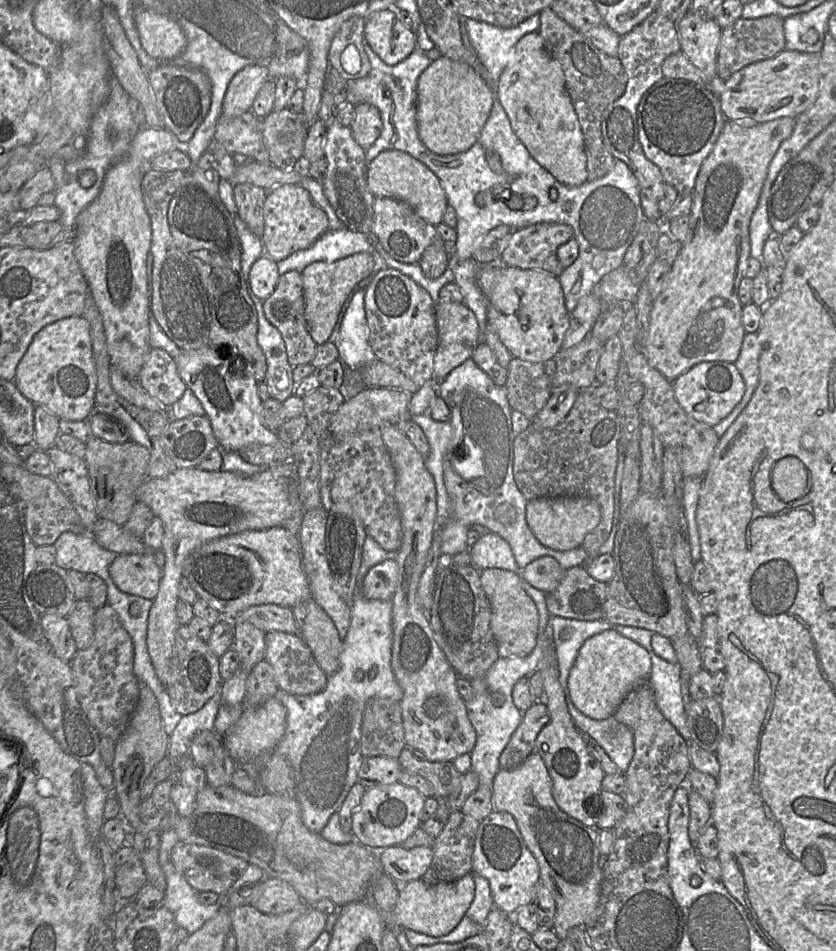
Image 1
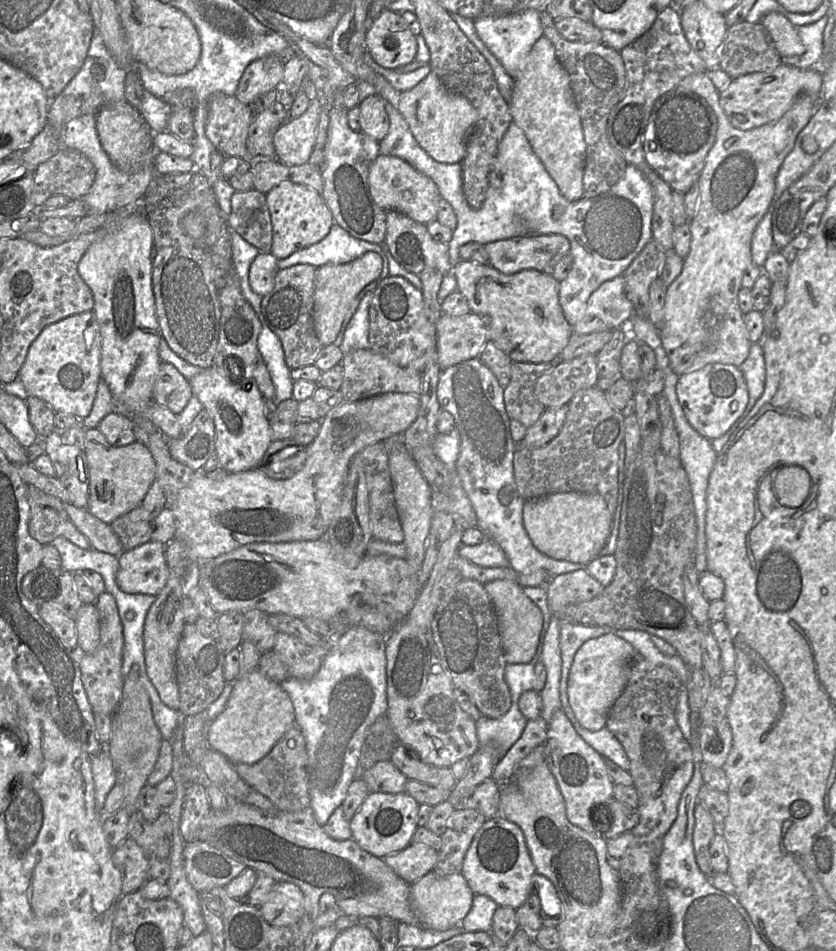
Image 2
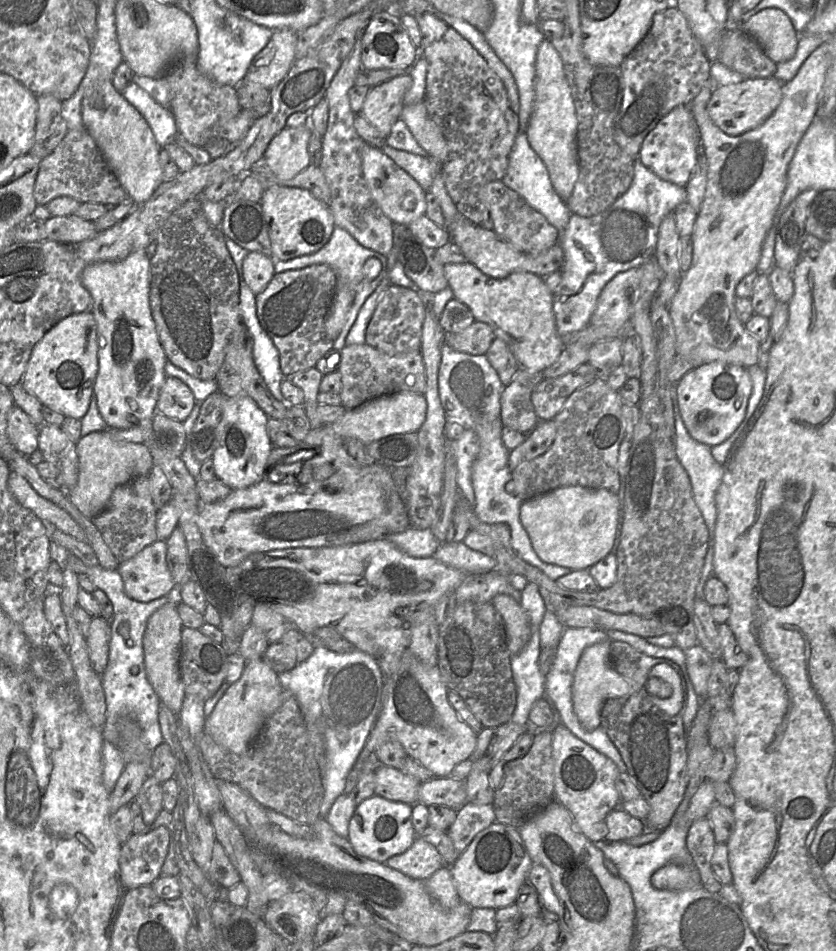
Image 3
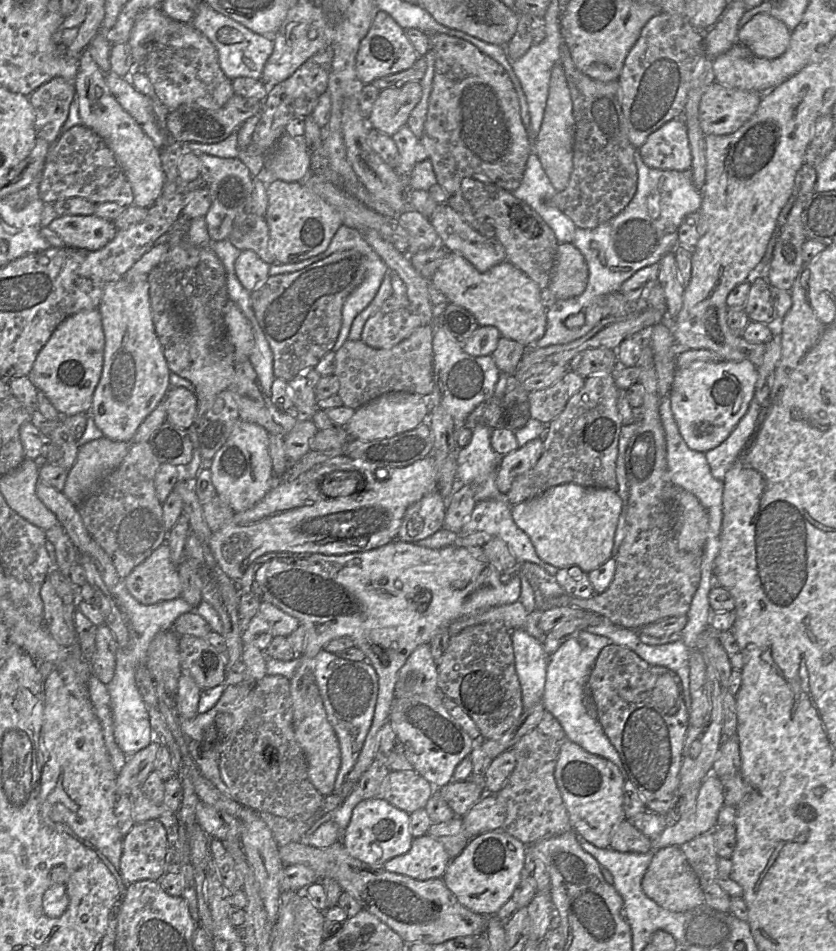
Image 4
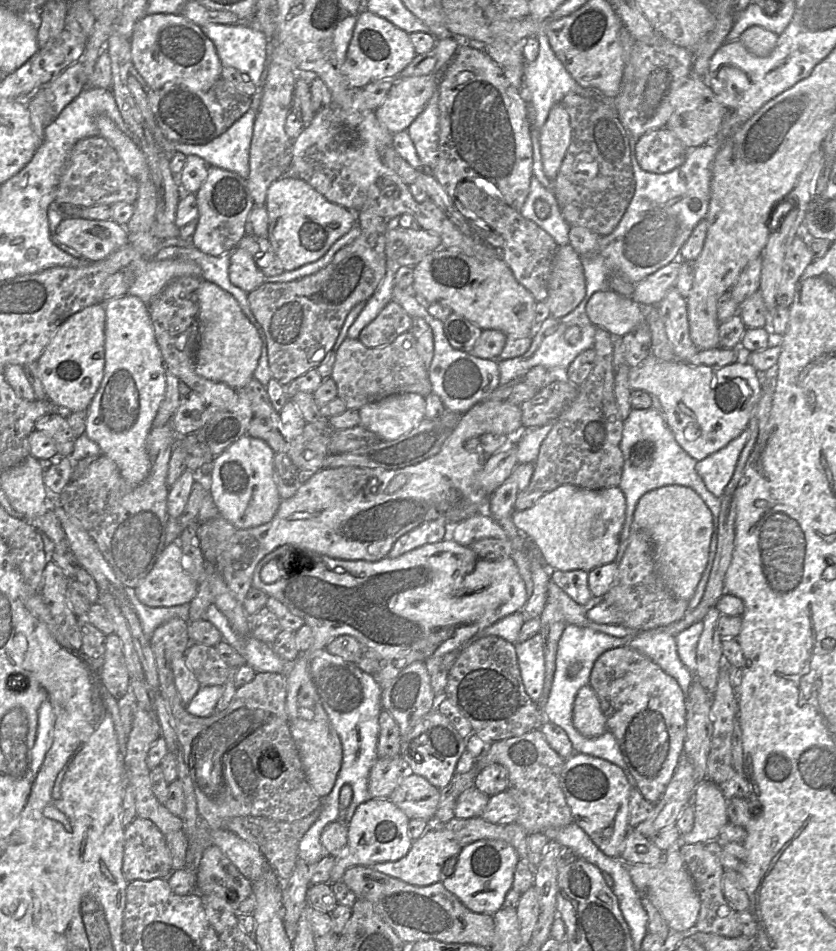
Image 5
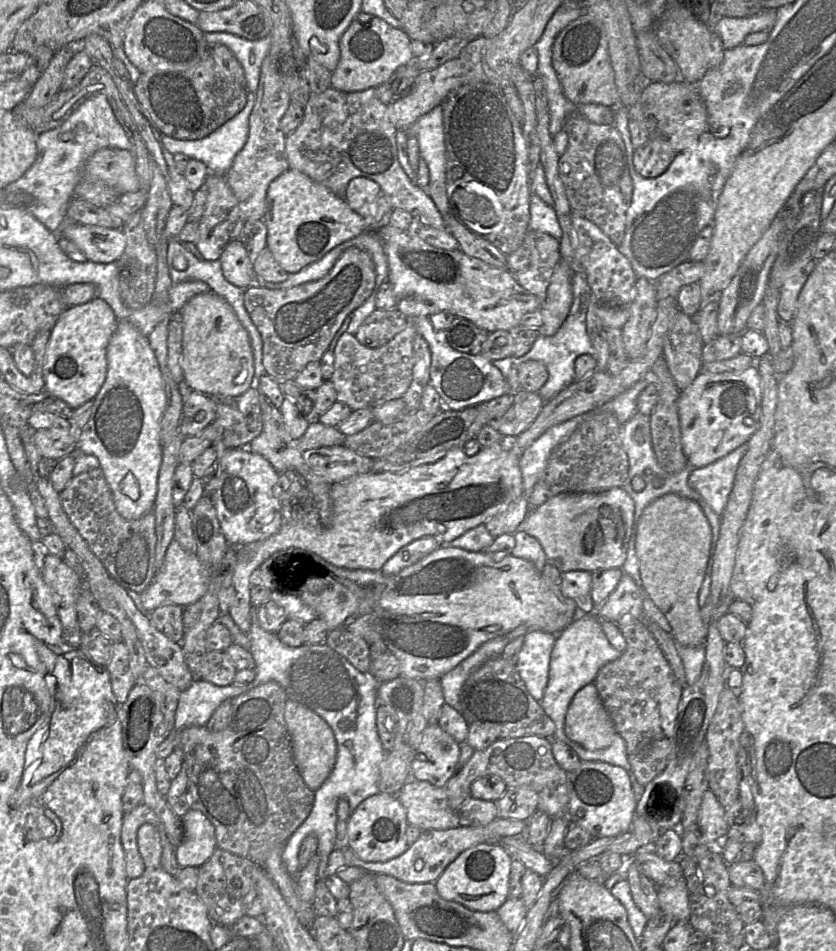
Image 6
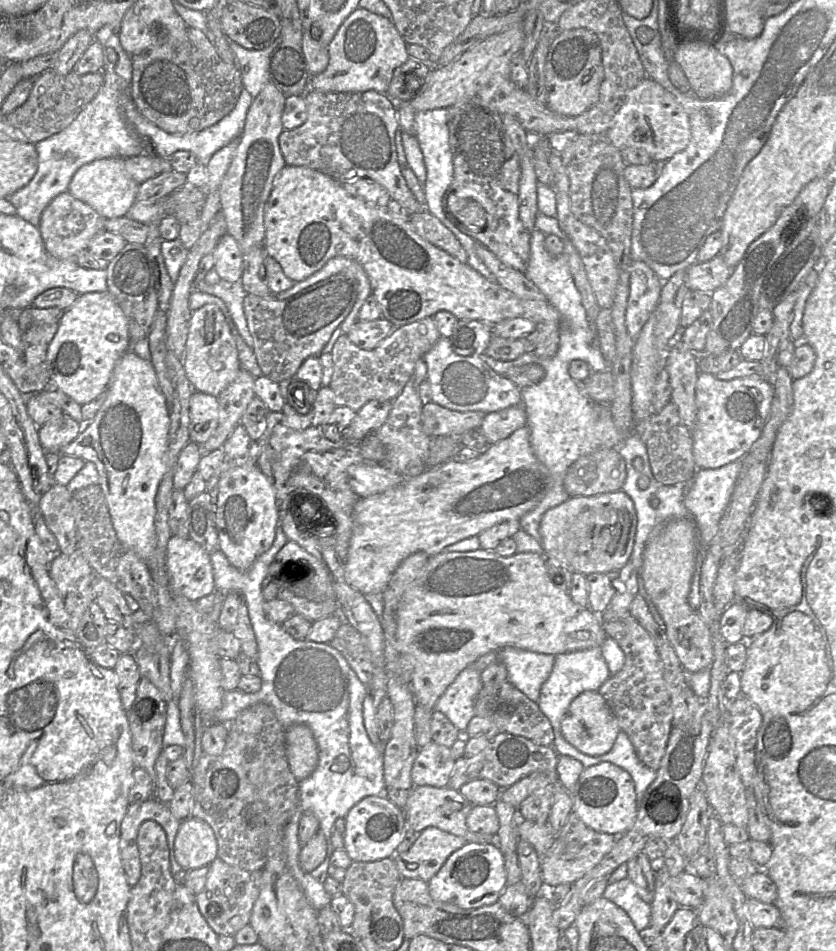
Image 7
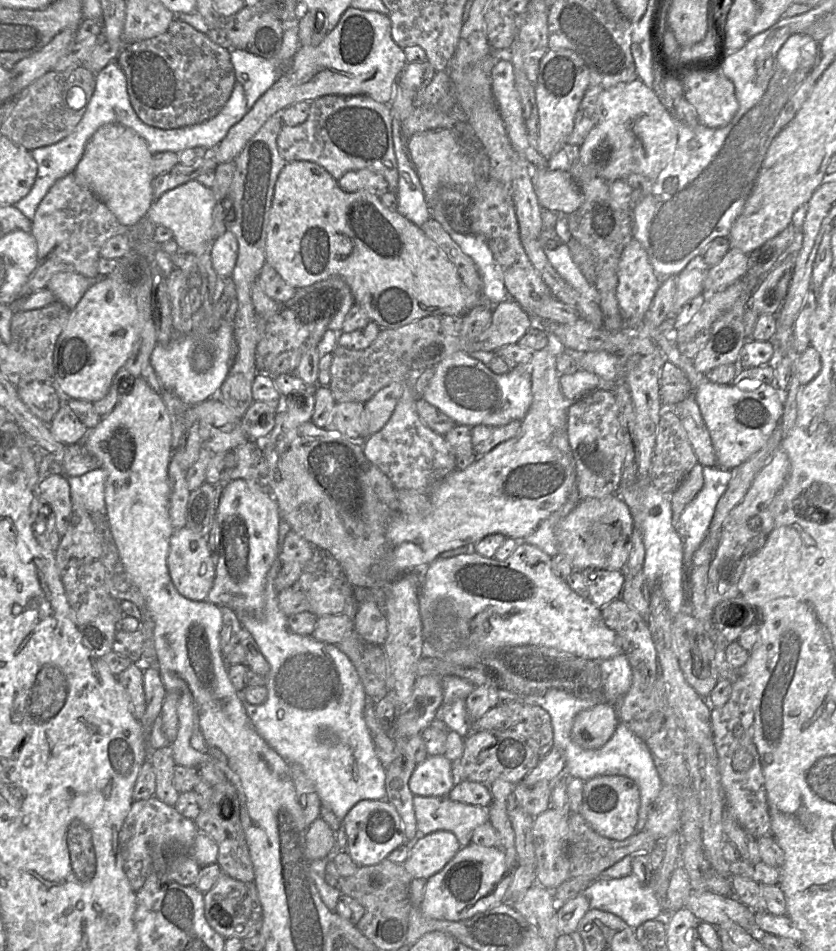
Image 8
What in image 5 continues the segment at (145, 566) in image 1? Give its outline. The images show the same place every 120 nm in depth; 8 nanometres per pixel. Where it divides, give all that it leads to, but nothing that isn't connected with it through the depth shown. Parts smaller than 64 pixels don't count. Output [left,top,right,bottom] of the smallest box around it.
[135,542,198,607]

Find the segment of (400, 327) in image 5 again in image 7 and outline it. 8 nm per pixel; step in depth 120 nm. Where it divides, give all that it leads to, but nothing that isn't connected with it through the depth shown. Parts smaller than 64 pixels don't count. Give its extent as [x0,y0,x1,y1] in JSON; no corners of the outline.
[348,318,395,350]

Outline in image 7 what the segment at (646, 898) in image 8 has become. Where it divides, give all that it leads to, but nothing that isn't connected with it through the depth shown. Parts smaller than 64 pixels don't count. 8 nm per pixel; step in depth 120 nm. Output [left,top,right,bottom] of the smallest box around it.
[602,878,651,932]

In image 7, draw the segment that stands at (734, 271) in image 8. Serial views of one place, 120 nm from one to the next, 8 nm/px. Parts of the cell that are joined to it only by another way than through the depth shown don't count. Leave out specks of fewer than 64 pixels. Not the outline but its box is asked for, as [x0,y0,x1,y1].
[685,255,732,294]

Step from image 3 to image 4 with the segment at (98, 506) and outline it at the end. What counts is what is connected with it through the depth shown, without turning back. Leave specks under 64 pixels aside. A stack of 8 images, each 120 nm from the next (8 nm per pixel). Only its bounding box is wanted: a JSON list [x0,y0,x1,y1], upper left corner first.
[62,436,131,505]

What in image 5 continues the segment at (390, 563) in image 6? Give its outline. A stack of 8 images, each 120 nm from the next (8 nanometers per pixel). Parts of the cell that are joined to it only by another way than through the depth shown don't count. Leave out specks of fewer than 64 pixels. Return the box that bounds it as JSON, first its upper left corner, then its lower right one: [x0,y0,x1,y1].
[387,518,446,559]

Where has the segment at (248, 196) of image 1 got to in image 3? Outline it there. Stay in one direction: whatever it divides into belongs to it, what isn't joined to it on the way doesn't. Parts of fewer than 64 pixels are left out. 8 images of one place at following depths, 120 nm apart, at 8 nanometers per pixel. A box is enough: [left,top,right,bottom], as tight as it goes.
[220,200,271,256]

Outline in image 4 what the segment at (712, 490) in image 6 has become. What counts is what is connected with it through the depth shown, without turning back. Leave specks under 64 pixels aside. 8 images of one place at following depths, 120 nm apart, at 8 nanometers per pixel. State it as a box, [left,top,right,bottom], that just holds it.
[705,398,761,481]

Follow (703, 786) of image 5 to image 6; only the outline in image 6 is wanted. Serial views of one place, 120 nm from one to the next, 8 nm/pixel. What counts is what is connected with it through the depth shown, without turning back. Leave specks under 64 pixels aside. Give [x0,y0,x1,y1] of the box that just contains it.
[698,789,728,845]

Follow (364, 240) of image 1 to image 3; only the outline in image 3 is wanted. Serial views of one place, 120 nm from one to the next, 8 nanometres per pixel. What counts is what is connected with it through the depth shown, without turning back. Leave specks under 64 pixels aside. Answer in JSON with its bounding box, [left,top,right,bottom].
[274,226,387,351]

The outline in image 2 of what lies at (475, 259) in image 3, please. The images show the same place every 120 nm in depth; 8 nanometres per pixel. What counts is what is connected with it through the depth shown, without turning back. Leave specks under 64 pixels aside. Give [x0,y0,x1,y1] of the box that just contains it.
[484,234,570,275]

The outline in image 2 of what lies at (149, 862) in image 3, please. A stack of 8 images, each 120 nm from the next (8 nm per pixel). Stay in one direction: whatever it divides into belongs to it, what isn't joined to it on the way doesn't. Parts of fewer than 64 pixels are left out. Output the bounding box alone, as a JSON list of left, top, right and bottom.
[112,836,150,895]

